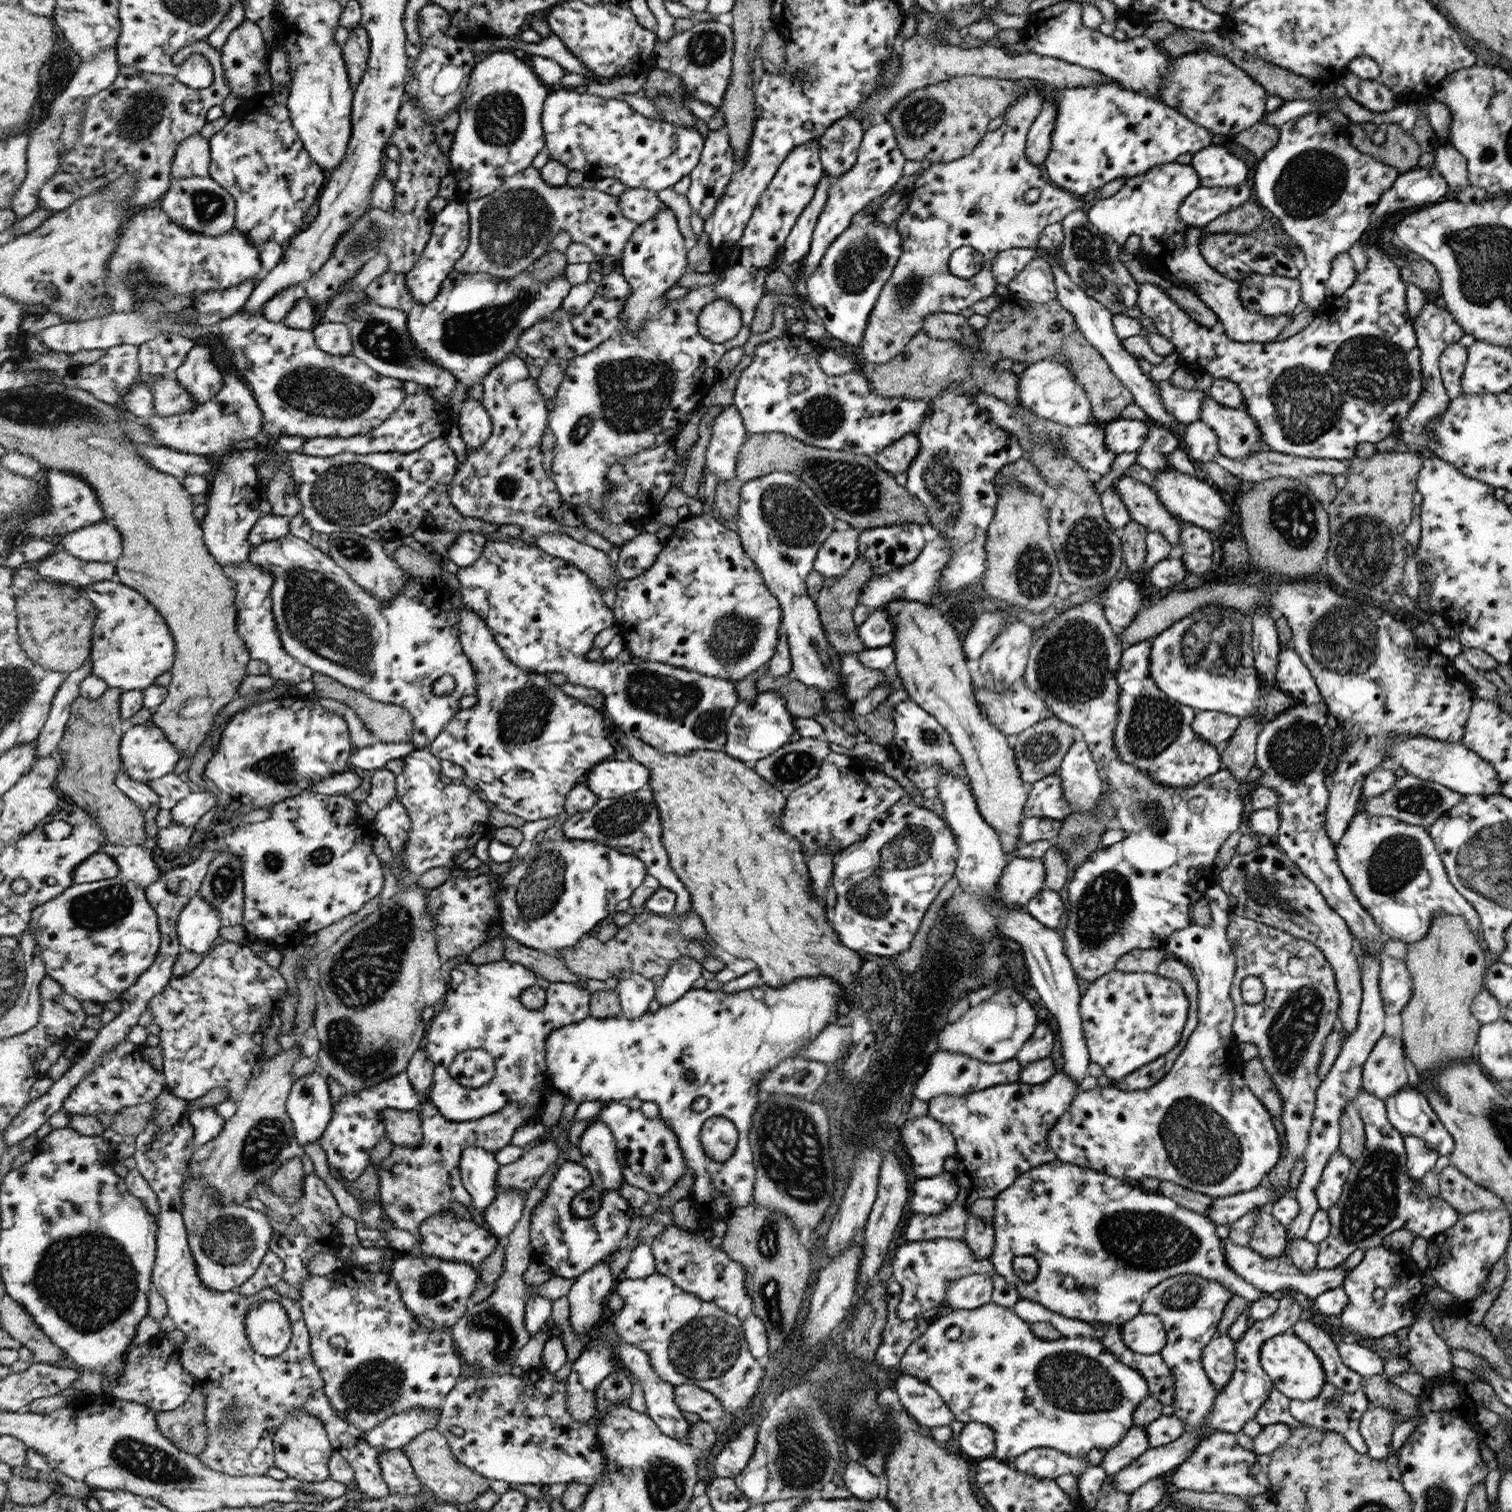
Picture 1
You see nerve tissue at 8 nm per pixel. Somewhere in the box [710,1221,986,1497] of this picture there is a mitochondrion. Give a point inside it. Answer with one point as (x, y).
(802, 1442)

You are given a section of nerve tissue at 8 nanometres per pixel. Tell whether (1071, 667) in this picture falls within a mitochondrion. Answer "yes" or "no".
yes

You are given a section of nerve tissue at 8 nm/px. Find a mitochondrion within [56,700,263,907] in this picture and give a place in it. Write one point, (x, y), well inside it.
(223, 881)

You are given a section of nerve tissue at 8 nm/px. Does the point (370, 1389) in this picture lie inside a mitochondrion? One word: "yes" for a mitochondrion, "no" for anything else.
yes

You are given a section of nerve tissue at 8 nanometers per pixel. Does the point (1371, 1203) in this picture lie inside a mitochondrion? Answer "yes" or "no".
yes

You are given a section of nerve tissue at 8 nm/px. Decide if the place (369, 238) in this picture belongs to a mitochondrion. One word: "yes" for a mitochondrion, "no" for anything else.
yes

